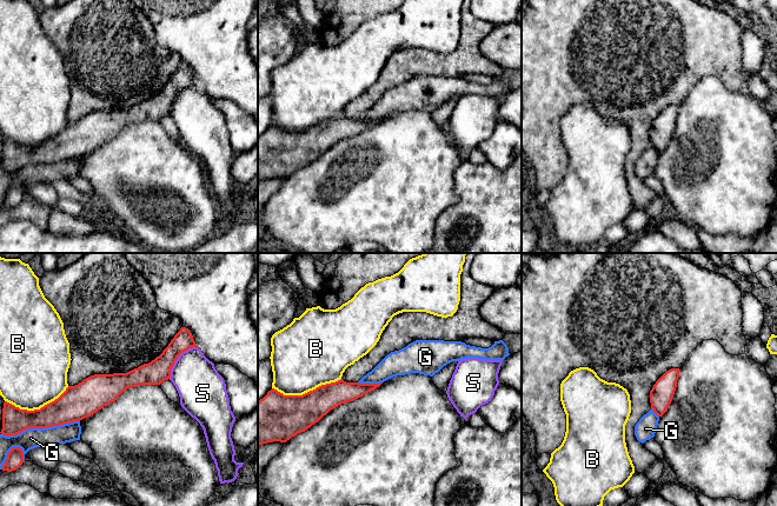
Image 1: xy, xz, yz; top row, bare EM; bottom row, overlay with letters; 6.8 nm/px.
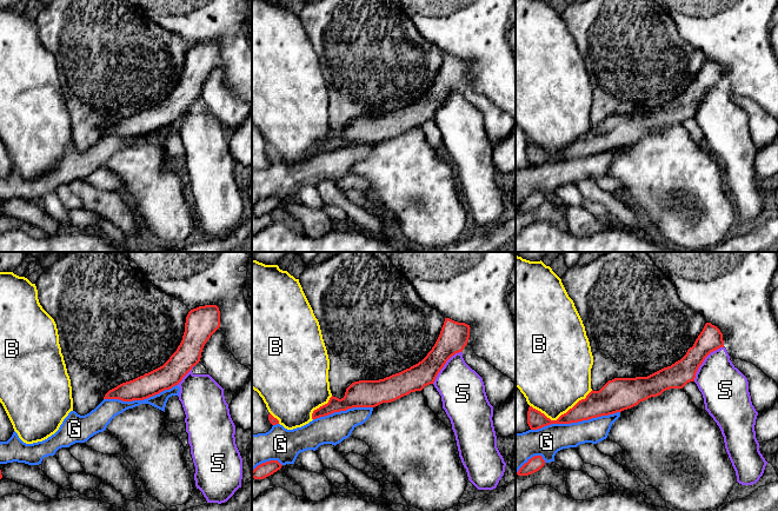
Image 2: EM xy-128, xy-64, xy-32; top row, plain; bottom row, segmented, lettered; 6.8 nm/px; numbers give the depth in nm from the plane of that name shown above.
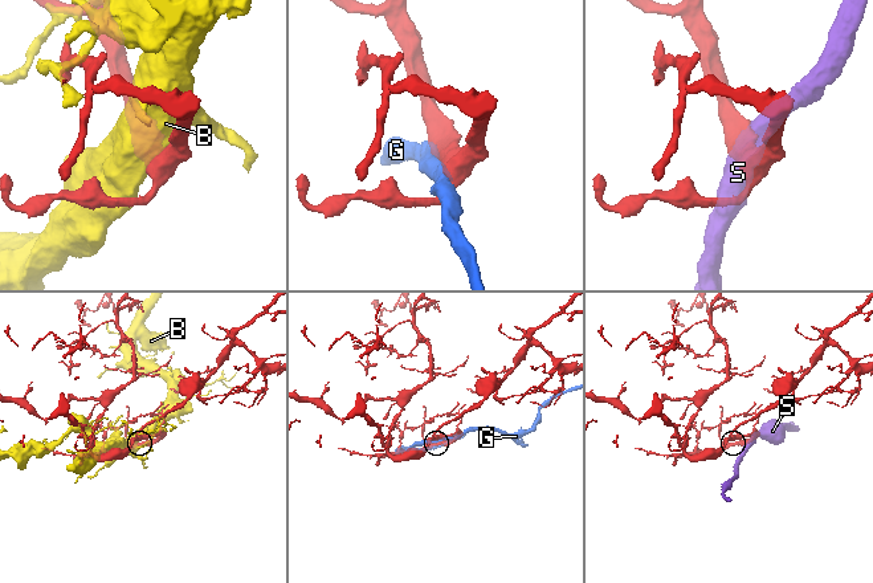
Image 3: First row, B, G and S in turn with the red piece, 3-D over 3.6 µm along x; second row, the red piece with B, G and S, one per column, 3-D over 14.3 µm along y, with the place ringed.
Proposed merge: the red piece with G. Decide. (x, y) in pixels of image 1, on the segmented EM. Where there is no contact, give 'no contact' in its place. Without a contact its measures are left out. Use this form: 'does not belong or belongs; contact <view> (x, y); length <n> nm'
belongs; contact xy (40, 427); length 550 nm

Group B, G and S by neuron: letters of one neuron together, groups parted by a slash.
B / G / S

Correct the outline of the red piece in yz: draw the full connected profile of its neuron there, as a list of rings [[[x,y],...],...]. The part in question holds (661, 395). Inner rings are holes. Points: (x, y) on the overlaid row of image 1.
[[[679,368],[666,371],[650,391],[651,410],[635,426],[635,435],[639,442],[643,444],[655,437],[659,418],[672,401],[679,372]]]

